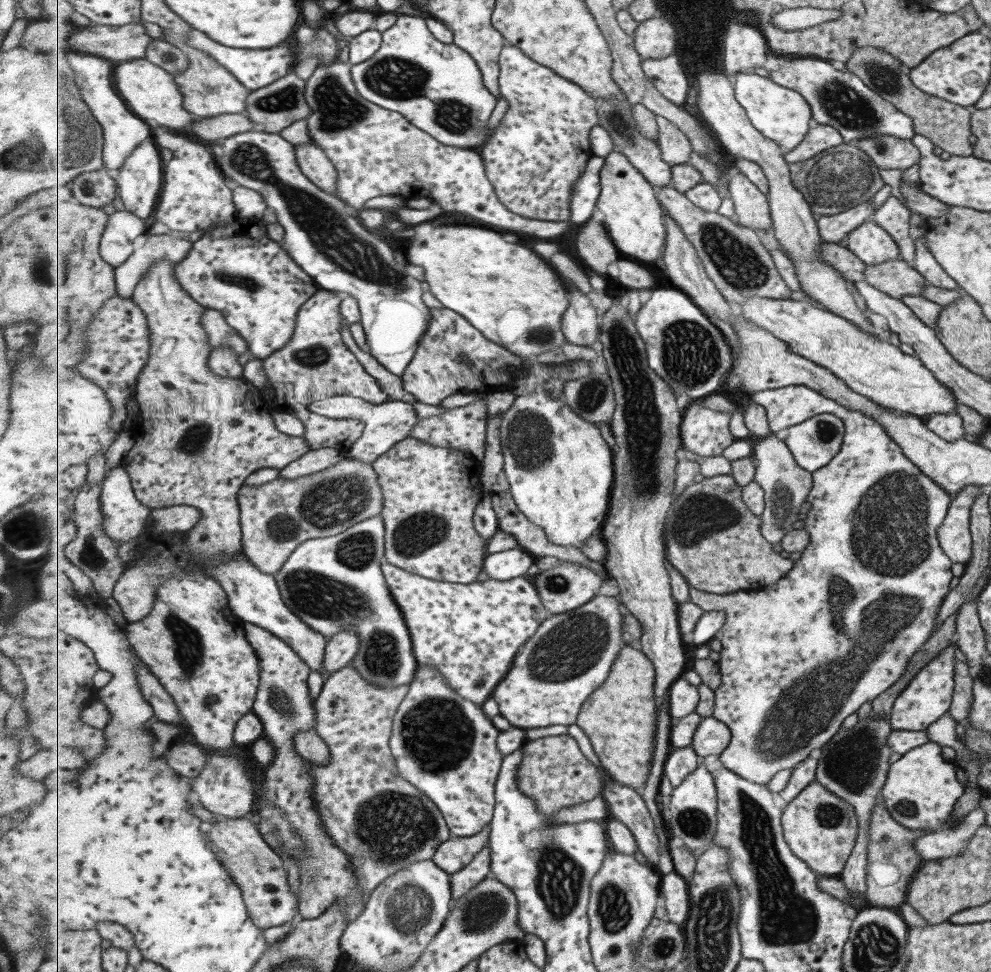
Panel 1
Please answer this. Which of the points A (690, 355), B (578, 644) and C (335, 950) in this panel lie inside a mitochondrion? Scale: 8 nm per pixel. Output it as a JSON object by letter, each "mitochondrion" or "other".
{"A":"mitochondrion","B":"mitochondrion","C":"other"}

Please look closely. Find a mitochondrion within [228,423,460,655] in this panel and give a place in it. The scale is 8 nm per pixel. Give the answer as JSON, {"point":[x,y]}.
{"point":[329,503]}

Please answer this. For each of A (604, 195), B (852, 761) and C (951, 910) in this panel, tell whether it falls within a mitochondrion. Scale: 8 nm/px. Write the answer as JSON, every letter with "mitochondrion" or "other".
{"A":"other","B":"mitochondrion","C":"other"}

